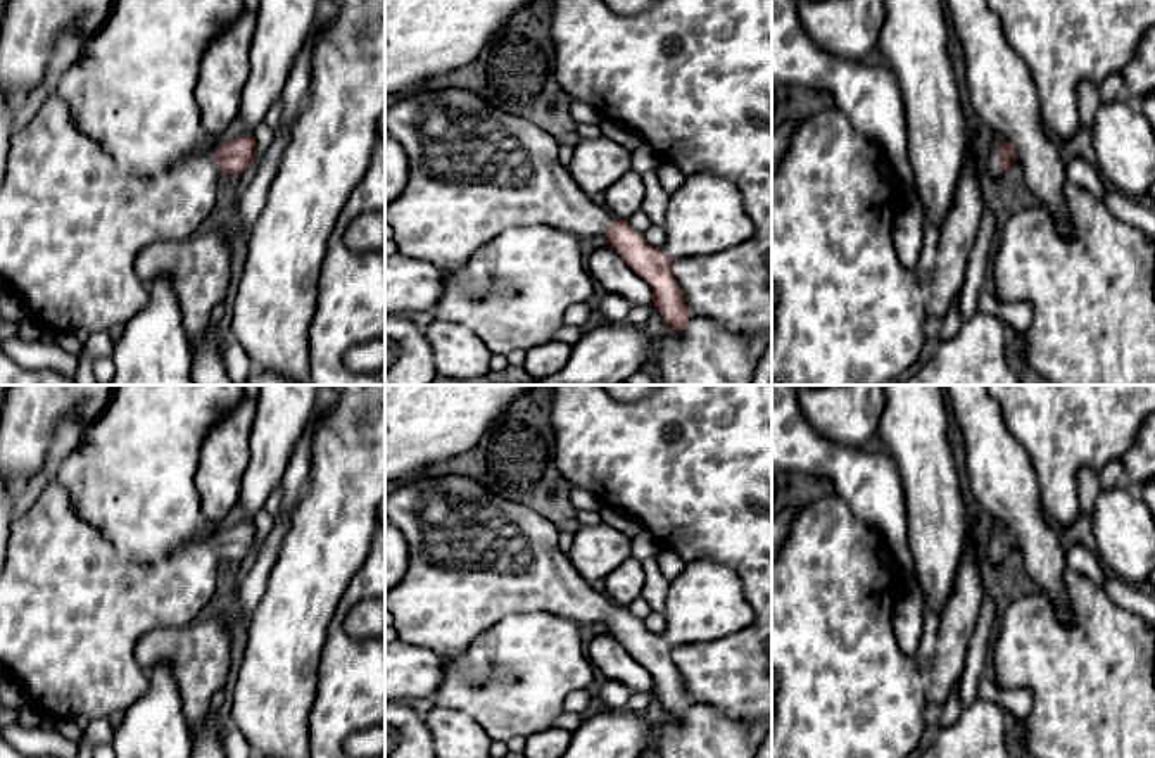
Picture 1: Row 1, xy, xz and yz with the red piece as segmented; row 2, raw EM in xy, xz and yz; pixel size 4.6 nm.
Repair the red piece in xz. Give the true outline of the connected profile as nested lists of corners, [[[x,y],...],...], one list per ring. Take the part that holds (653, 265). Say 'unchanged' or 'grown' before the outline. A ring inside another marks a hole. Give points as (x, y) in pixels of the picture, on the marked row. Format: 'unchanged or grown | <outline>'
grown | [[[464,88],[423,90],[395,104],[385,100],[385,131],[404,148],[409,161],[409,178],[404,192],[385,207],[385,223],[394,230],[399,254],[435,264],[444,275],[459,269],[471,254],[514,226],[551,226],[577,240],[604,235],[609,247],[647,281],[654,307],[665,325],[682,333],[691,319],[682,287],[672,273],[673,259],[663,249],[653,247],[627,219],[618,219],[592,200],[559,161],[559,145],[542,128],[525,117],[508,114],[485,98]]]

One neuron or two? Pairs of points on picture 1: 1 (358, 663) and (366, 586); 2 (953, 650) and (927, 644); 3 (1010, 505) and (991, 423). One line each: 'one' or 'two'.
1: one
2: two
3: one

